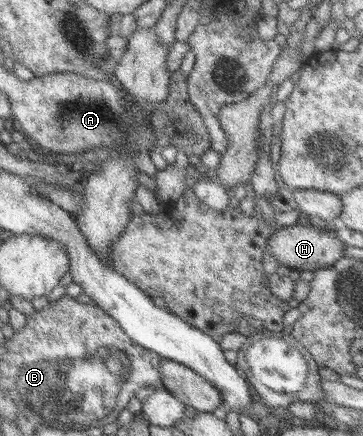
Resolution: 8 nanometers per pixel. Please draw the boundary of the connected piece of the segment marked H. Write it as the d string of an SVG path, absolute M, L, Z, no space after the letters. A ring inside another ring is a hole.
M294 224L290 227L280 227L273 231L266 242L266 250L279 265L291 270L309 272L319 268L327 268L343 257L344 244L334 235L333 231L317 230L310 226Z

